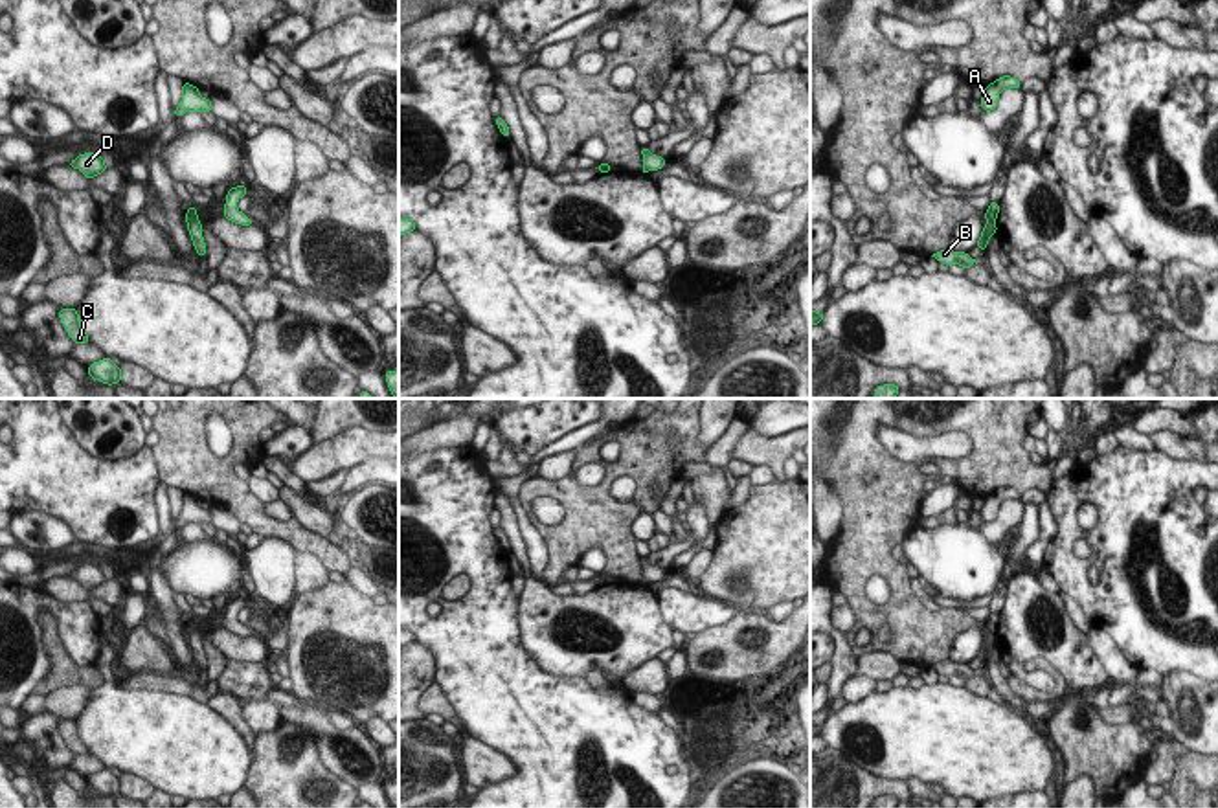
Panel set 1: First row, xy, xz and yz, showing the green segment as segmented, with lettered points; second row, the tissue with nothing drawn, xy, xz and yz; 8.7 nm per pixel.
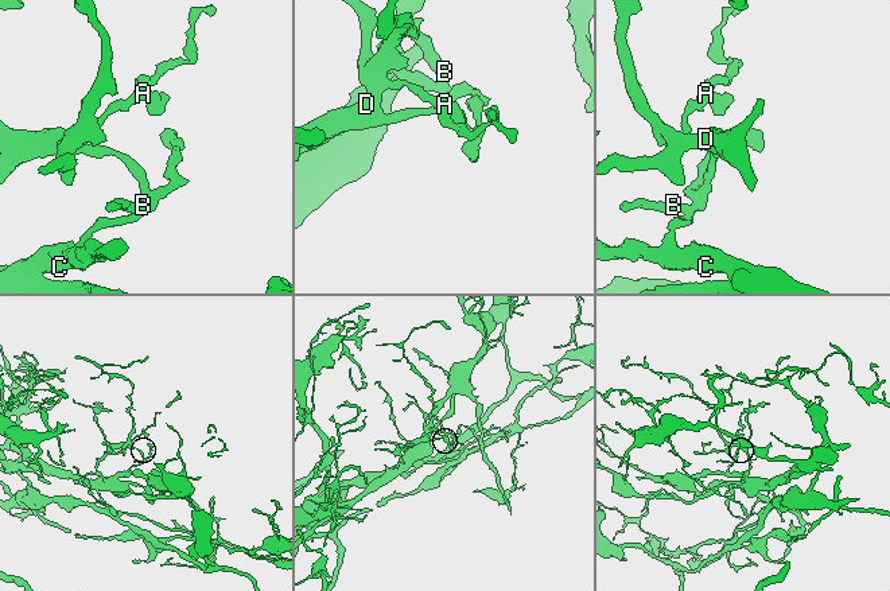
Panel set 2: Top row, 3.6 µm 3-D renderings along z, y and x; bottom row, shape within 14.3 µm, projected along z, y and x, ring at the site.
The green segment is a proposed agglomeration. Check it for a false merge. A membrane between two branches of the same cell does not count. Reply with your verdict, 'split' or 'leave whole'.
split

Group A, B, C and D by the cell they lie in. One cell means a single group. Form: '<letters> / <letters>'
A D / B C

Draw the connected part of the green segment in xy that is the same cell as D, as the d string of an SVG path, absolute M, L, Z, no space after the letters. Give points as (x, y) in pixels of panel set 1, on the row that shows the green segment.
M83 152L75 156L68 165L79 169L88 180L107 171L103 156L94 152Z

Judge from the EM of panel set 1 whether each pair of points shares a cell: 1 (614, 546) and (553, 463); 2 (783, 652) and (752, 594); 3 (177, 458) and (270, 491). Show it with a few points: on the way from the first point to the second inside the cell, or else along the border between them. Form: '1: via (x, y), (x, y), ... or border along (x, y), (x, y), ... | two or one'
1: border along (581, 448), (570, 474), (559, 480), (537, 476) | two
2: border along (741, 610), (765, 614) | two
3: border along (245, 482), (267, 504) | two

